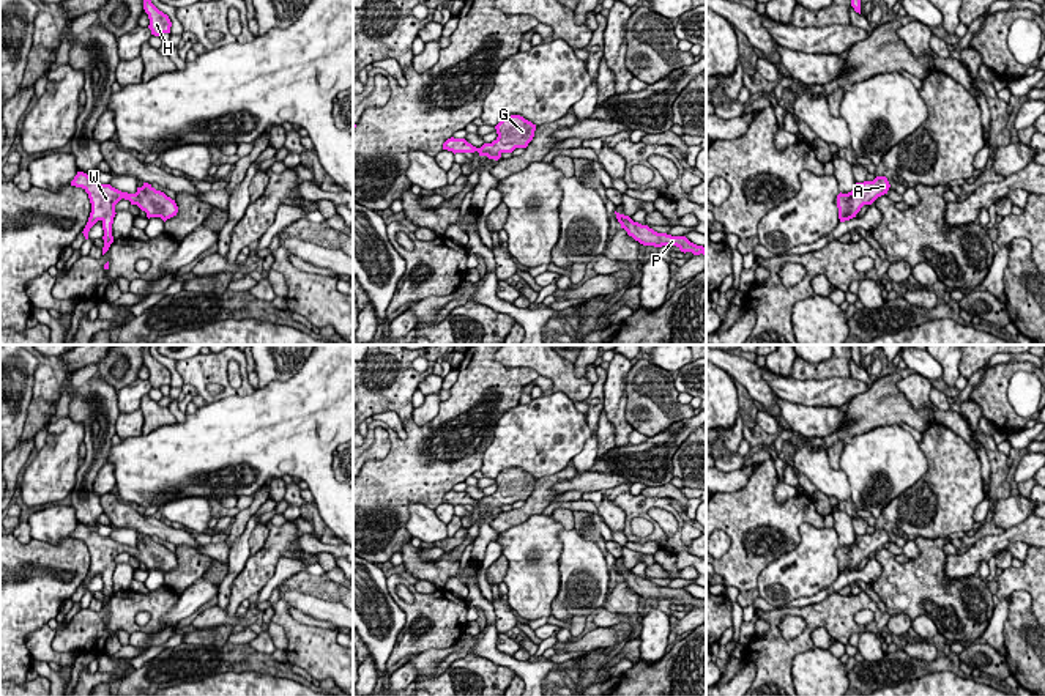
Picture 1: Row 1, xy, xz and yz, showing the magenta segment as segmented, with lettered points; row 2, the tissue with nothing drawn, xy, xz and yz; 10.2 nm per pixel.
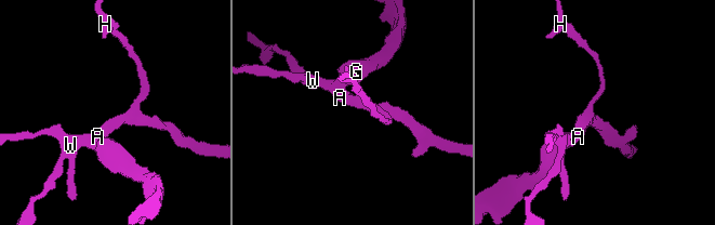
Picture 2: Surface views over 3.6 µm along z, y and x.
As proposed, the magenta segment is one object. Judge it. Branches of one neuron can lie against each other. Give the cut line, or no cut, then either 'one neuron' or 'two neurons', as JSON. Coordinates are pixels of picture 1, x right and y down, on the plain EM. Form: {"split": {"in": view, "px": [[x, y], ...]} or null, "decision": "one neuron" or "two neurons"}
{"split": null, "decision": "one neuron"}

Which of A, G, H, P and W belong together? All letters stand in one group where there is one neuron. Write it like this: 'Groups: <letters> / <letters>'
Groups: A G H P W

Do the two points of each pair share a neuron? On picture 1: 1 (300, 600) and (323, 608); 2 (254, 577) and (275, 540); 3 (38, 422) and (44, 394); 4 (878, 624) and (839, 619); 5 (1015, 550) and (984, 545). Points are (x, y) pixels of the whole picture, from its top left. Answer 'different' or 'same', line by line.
1: same
2: same
3: same
4: same
5: different

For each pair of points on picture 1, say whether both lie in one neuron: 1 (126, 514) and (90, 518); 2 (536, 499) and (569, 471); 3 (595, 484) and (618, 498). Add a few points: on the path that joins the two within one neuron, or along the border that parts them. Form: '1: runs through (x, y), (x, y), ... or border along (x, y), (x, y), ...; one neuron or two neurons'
1: border along (100, 496), (100, 506), (104, 512); two neurons
2: runs through (542, 490), (560, 476); one neuron
3: border along (628, 482), (602, 492); two neurons

